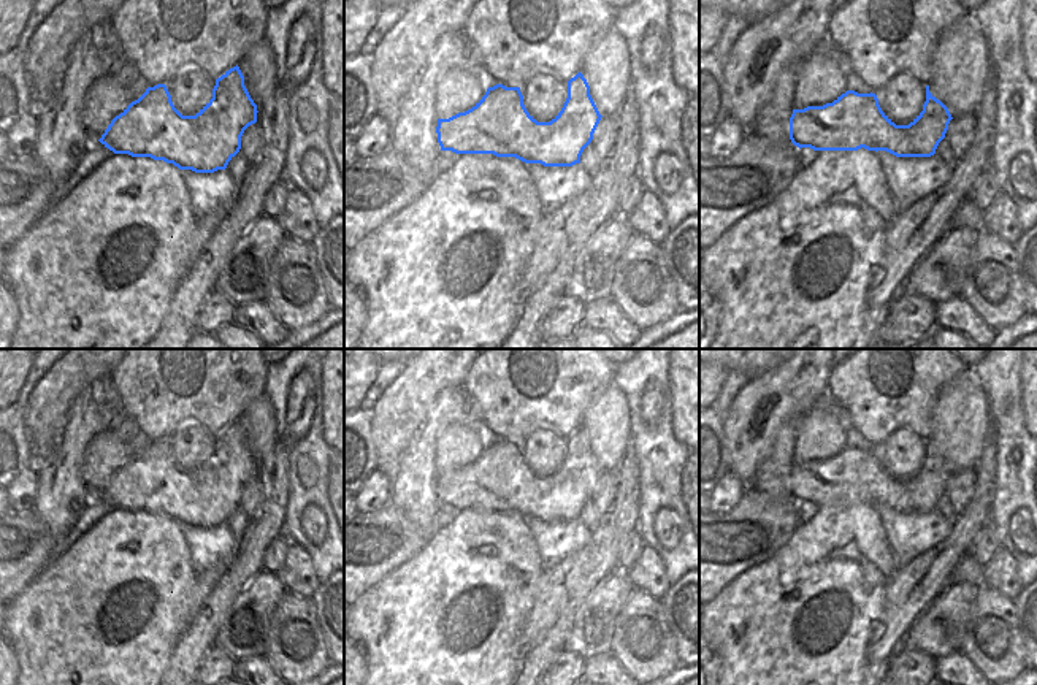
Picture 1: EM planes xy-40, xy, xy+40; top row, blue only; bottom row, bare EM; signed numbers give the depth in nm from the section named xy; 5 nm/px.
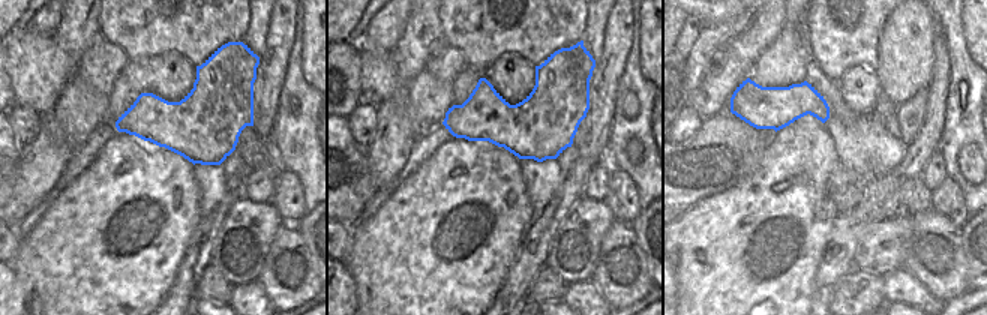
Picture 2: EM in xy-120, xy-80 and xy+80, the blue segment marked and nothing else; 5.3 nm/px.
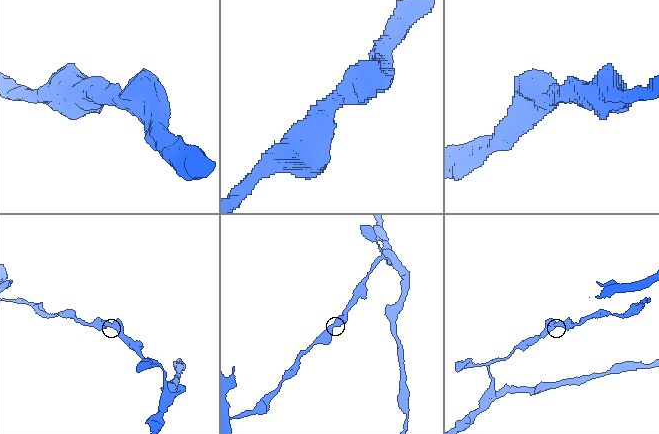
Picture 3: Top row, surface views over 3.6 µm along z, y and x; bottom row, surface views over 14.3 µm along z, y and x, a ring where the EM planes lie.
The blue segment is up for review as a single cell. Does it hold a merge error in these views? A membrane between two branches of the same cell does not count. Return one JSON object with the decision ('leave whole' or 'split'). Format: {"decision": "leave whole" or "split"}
{"decision": "leave whole"}

